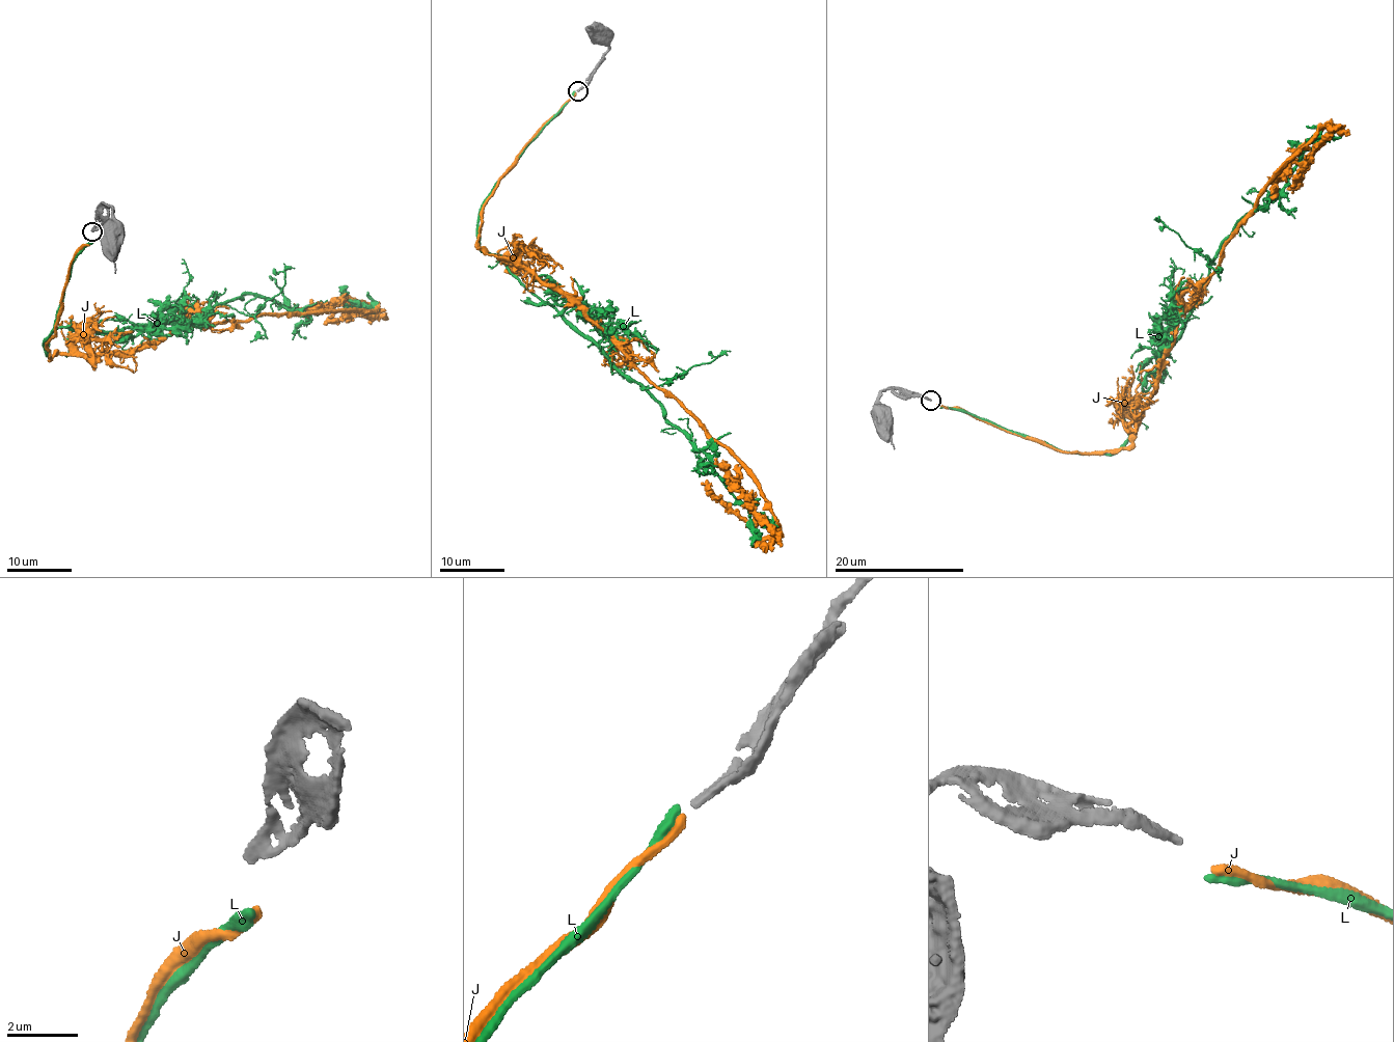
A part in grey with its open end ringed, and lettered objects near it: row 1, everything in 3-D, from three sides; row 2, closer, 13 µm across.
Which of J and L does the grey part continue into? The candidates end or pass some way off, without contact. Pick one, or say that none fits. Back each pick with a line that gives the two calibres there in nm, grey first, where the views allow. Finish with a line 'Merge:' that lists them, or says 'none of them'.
L: 300/360 nm
Merge: L

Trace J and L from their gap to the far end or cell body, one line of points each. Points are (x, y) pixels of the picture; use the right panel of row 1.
J: (936, 405), (1061, 450), (1128, 447), (1182, 313), (1284, 163), (1320, 128), (1294, 184), (1286, 185)
L: (935, 406), (1113, 454), (1222, 243), (1279, 197), (1306, 127)

